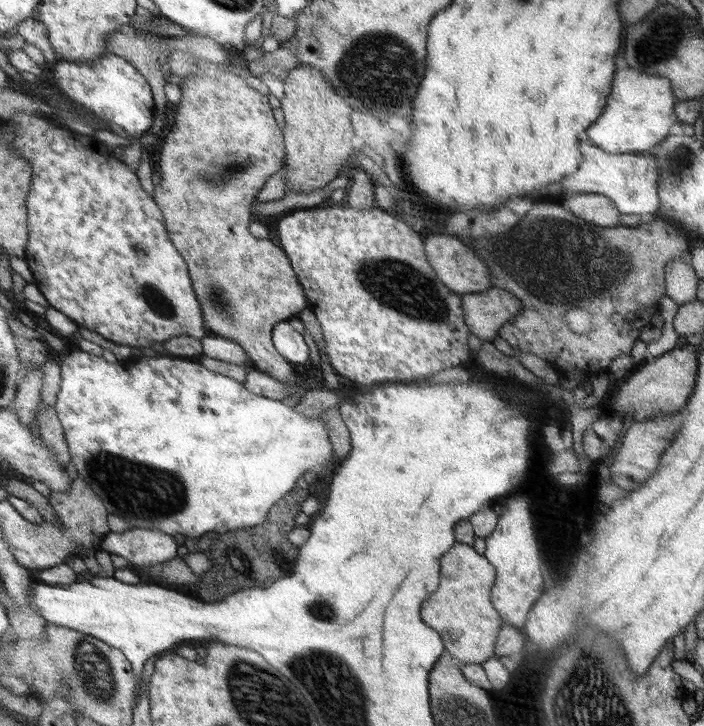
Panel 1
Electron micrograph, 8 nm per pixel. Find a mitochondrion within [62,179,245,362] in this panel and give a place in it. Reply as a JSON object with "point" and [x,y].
{"point":[158,302]}

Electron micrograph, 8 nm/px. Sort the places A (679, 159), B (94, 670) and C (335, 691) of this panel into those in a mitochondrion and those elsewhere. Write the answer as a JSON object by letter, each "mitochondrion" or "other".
{"A":"mitochondrion","B":"mitochondrion","C":"mitochondrion"}

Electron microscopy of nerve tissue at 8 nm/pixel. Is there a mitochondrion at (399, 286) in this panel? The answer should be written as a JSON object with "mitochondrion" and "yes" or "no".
{"mitochondrion":"yes"}

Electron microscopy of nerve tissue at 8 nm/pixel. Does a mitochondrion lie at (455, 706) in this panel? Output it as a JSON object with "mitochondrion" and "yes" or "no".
{"mitochondrion":"yes"}

